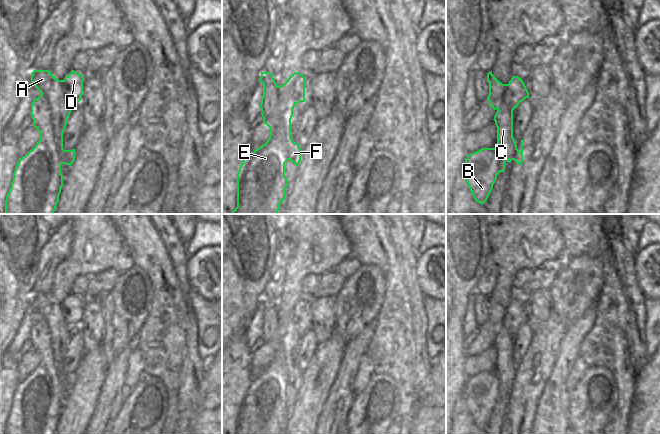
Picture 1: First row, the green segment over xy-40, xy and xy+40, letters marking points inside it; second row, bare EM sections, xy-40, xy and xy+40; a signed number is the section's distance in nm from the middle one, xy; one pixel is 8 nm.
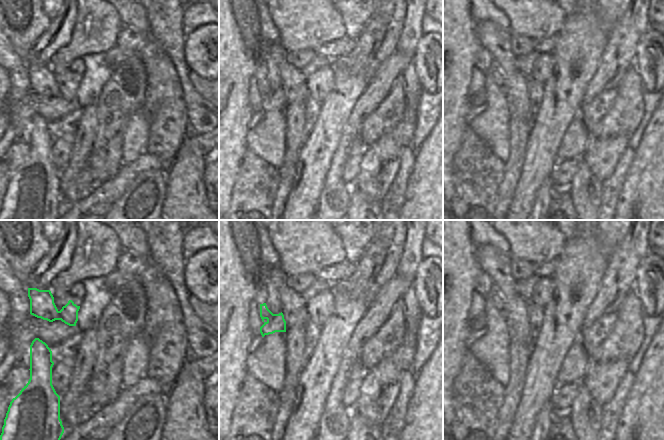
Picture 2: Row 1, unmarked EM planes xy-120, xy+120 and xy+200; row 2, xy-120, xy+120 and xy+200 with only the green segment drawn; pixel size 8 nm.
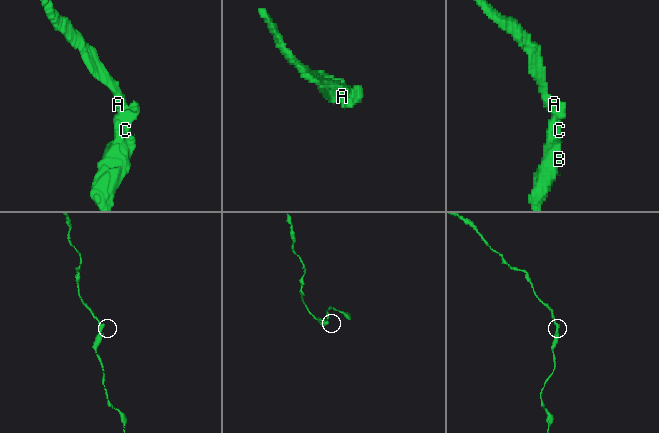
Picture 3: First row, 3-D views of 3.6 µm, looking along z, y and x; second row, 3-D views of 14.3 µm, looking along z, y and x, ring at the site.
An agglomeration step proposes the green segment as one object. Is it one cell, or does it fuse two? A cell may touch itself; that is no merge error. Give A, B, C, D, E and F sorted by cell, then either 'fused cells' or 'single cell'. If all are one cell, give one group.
A C F / B D E | fused cells

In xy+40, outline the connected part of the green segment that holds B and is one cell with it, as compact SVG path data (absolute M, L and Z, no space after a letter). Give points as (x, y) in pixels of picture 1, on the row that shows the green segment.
M482 148L467 156L461 169L474 199L484 204L500 172L505 171L505 160L496 148Z

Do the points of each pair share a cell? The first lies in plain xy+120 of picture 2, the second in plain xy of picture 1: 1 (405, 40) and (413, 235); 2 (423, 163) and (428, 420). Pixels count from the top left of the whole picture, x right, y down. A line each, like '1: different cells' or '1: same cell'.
1: same cell
2: same cell

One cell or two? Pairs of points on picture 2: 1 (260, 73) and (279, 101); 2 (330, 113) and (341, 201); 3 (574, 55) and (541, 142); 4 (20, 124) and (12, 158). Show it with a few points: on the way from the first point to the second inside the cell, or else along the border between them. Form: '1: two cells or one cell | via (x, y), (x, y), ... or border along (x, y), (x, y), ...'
1: one cell | via (262, 80), (264, 87), (272, 96)
2: two cells | border along (344, 126), (327, 170)
3: one cell | via (568, 77), (561, 104), (552, 120)
4: two cells | border along (19, 140), (26, 141), (29, 144)

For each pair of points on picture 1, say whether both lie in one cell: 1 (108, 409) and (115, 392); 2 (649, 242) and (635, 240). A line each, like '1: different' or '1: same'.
1: same
2: different

